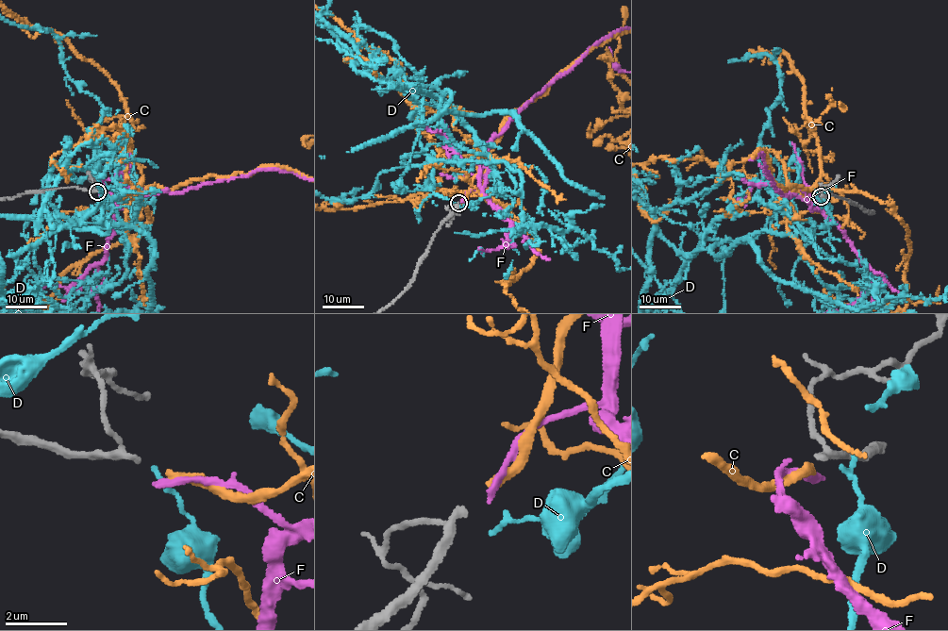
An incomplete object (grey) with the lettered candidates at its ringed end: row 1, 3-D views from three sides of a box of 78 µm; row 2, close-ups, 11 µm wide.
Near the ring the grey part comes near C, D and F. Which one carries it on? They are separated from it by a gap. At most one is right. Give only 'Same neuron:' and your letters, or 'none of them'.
Same neuron: C

